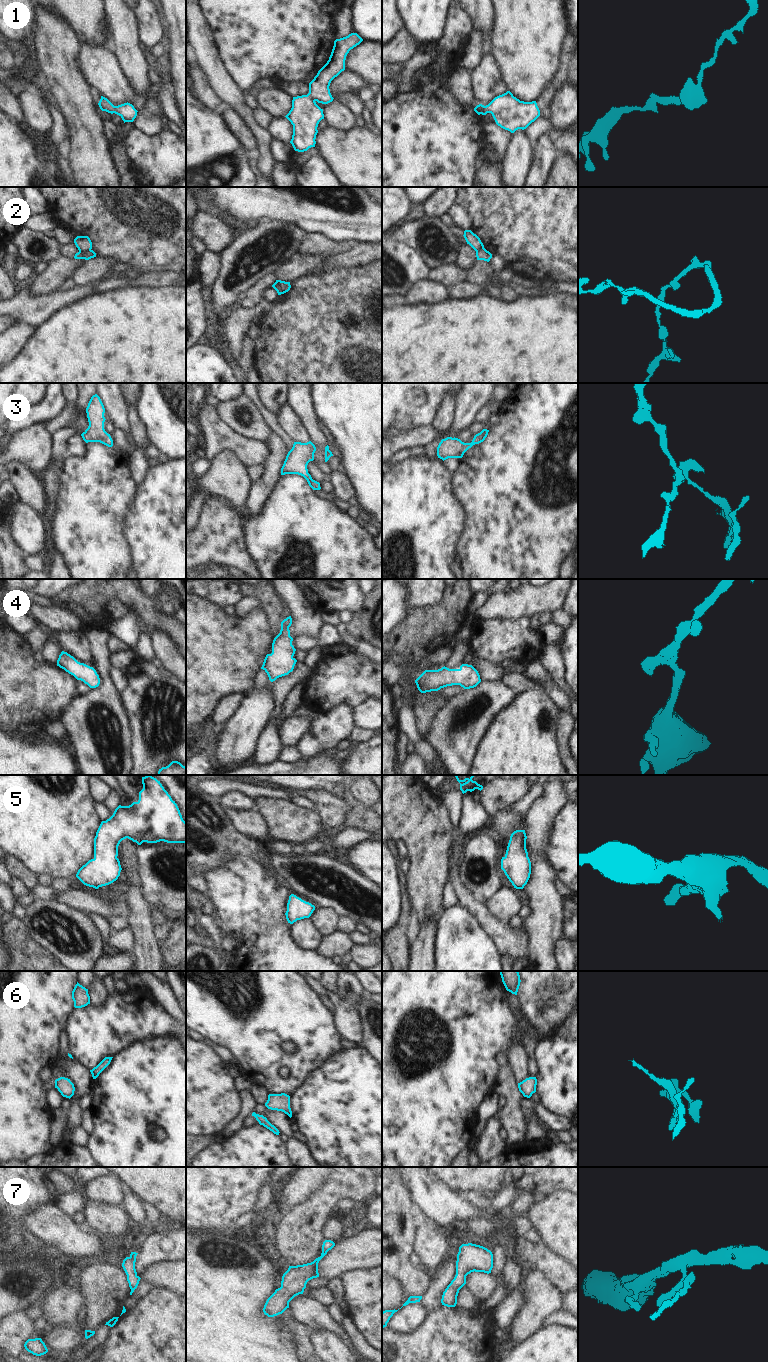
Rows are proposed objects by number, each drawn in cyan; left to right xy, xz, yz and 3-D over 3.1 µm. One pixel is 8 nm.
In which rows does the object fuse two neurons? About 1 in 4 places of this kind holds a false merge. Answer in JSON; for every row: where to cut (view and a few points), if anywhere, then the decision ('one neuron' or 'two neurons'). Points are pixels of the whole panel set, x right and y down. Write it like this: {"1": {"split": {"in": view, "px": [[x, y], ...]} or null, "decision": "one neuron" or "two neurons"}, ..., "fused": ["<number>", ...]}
{"1": {"split": null, "decision": "one neuron"}, "2": {"split": {"in": "xy", "px": [[90, 249], [79, 252]]}, "decision": "two neurons"}, "3": {"split": null, "decision": "one neuron"}, "4": {"split": null, "decision": "one neuron"}, "5": {"split": null, "decision": "one neuron"}, "6": {"split": null, "decision": "one neuron"}, "7": {"split": null, "decision": "one neuron"}, "fused": ["2"]}

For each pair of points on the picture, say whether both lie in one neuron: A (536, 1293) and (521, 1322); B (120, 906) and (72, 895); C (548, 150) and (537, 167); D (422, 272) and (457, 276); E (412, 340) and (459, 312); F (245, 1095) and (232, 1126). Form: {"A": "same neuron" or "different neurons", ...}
{"A": "same neuron", "B": "same neuron", "C": "same neuron", "D": "different neurons", "E": "same neuron", "F": "same neuron"}

